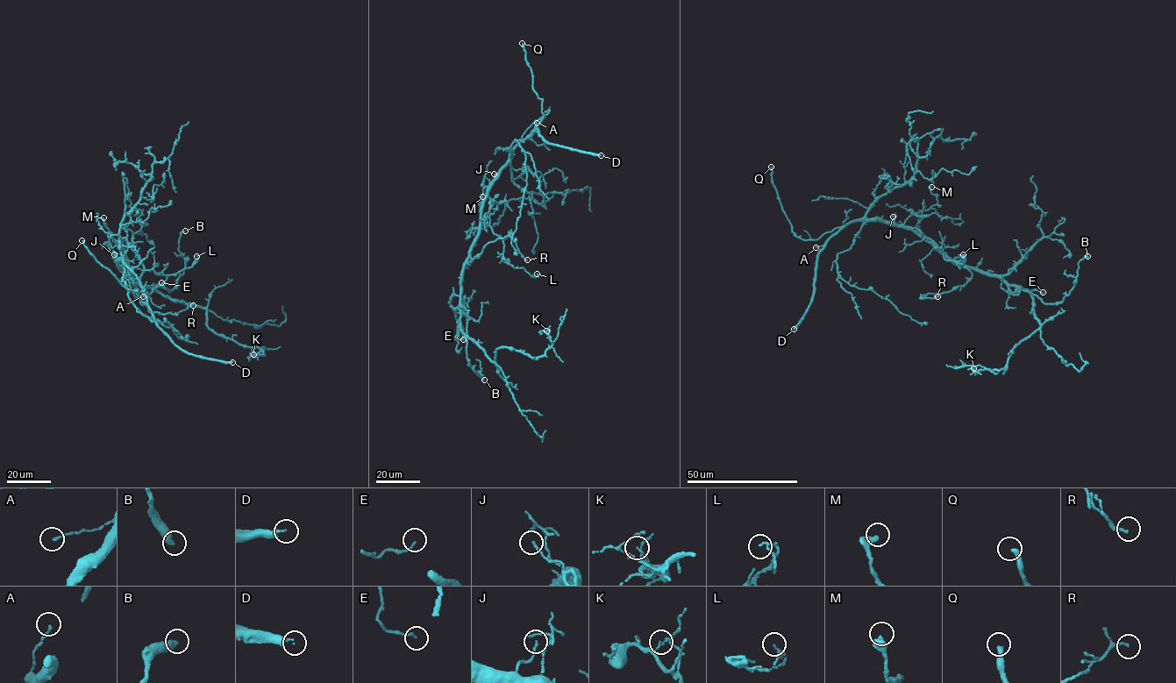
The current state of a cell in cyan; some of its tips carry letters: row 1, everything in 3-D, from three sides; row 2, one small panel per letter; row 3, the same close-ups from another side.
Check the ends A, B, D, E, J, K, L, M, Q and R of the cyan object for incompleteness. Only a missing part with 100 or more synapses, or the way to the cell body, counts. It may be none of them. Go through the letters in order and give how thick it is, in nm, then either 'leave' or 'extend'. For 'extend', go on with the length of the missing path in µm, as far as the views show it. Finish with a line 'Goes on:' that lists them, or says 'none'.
A: 130 nm | leave
B: 480 nm | leave
D: 140 nm | extend | 170 µm
E: 110 nm | leave
J: 130 nm | leave
K: 80 nm | leave
L: 80 nm | leave
M: 400 nm | leave
Q: 300 nm | extend | 35 µm
R: 90 nm | leave
Goes on: D, Q

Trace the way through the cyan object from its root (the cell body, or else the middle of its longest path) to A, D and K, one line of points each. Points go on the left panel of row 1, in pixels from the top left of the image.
A: (129, 281), (117, 265), (117, 259), (136, 274), (143, 296)
D: (129, 281), (117, 265), (117, 259), (136, 274), (156, 325), (174, 344), (190, 353), (232, 362)
K: (129, 281), (206, 309), (209, 328), (239, 344), (263, 349), (256, 357), (253, 354)

